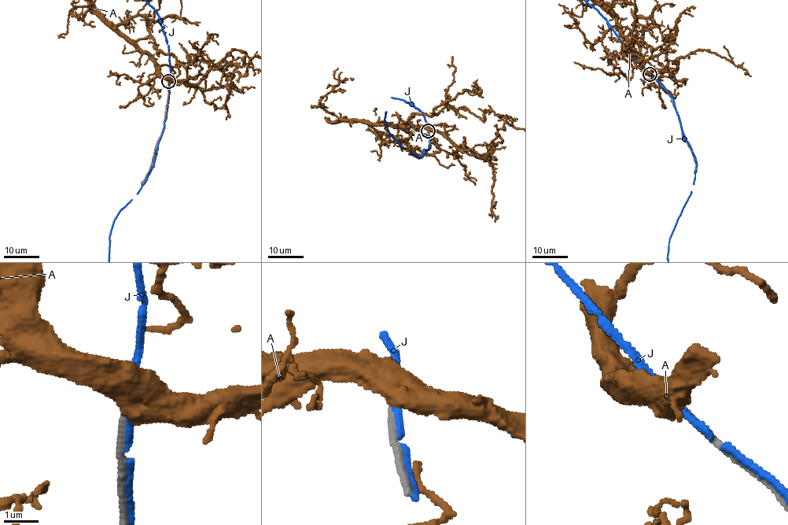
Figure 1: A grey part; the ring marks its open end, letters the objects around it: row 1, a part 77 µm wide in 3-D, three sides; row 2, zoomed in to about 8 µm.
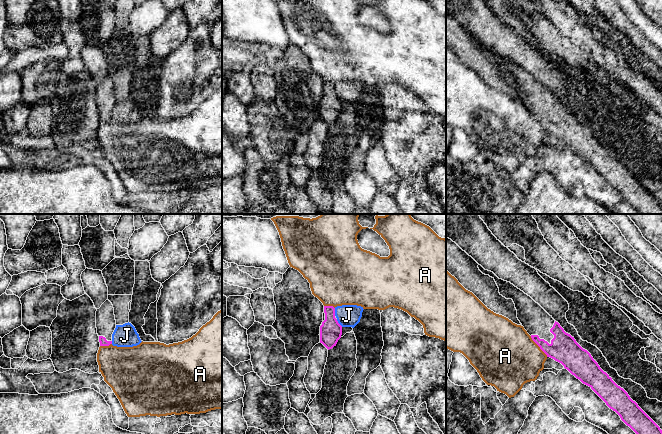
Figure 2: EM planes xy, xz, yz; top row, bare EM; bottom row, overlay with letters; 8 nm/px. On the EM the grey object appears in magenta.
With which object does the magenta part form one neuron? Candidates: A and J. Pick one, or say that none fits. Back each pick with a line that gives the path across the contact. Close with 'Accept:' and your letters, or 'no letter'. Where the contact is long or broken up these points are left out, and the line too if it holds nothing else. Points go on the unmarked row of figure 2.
Accept: no letter

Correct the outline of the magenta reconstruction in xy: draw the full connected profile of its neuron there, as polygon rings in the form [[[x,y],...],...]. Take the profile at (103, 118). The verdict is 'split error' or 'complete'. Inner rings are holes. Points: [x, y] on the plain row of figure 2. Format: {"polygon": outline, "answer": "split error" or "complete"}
{"polygon": [[[106,76],[96,87],[96,104],[100,122],[112,120],[112,110],[116,104],[114,84],[109,76]]], "answer": "split error"}

